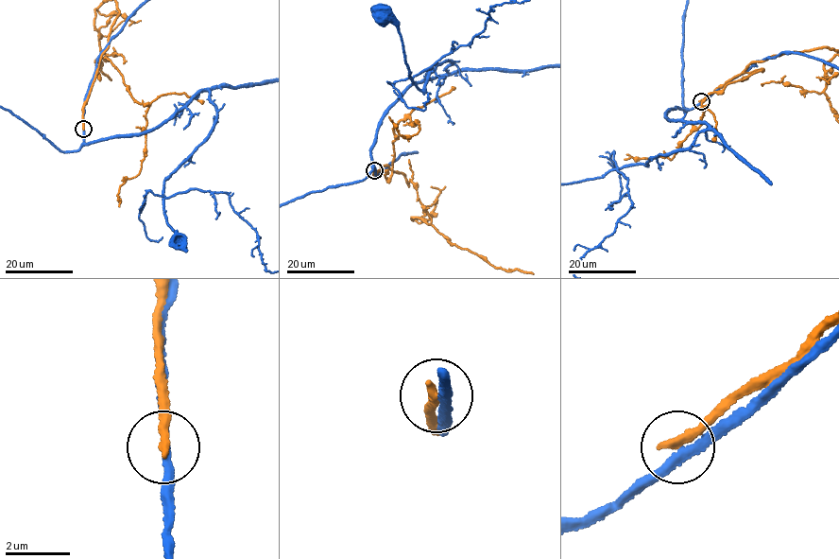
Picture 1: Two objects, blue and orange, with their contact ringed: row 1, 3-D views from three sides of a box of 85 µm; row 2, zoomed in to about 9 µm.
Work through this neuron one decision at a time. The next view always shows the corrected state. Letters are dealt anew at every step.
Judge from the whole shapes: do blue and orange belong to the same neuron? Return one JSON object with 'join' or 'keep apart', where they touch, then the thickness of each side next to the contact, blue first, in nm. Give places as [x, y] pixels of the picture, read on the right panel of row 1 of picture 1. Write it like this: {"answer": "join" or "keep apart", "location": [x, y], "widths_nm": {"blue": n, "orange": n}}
{"answer": "keep apart", "location": [701, 101], "widths_nm": {"blue": 240, "orange": 320}}

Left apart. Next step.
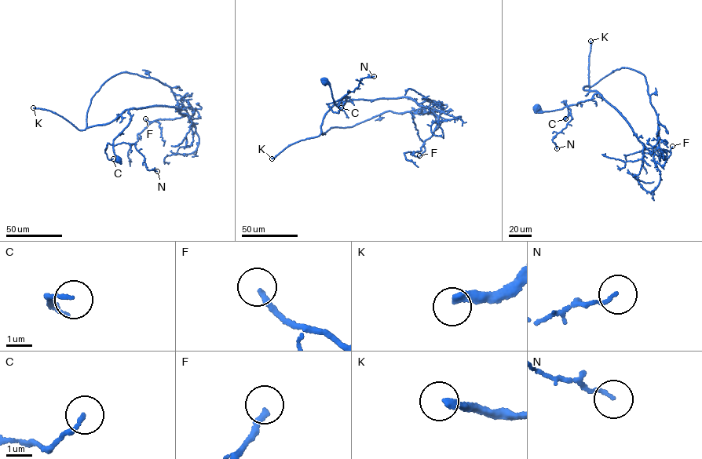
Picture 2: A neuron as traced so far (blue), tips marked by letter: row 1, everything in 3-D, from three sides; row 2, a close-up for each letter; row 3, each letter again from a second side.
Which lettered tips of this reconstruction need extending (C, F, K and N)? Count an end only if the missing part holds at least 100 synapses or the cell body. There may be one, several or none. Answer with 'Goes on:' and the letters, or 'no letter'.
Goes on: K

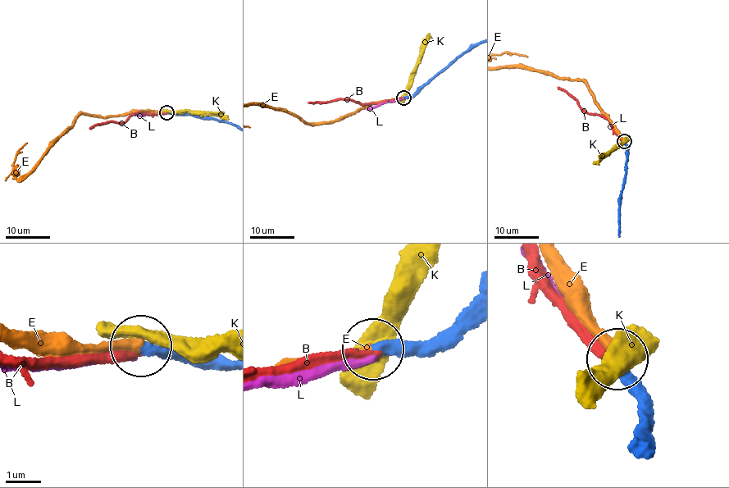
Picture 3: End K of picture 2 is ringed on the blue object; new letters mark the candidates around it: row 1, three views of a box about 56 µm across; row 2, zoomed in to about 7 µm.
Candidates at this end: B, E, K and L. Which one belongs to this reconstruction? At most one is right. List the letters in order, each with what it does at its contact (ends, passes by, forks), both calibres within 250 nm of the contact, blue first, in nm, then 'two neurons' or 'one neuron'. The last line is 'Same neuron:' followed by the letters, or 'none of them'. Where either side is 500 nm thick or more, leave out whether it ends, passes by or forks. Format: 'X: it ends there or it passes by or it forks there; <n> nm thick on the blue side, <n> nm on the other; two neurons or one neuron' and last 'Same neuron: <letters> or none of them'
B: it ends there; 360 nm thick on the blue side, 240 nm on the other; two neurons
E: it ends there; 340 nm thick on the blue side, 300 nm on the other; one neuron
K: it passes by; 400 nm thick on the blue side, 440 nm on the other; two neurons
L: it ends there; 360 nm thick on the blue side, 220 nm on the other; two neurons
Same neuron: E

